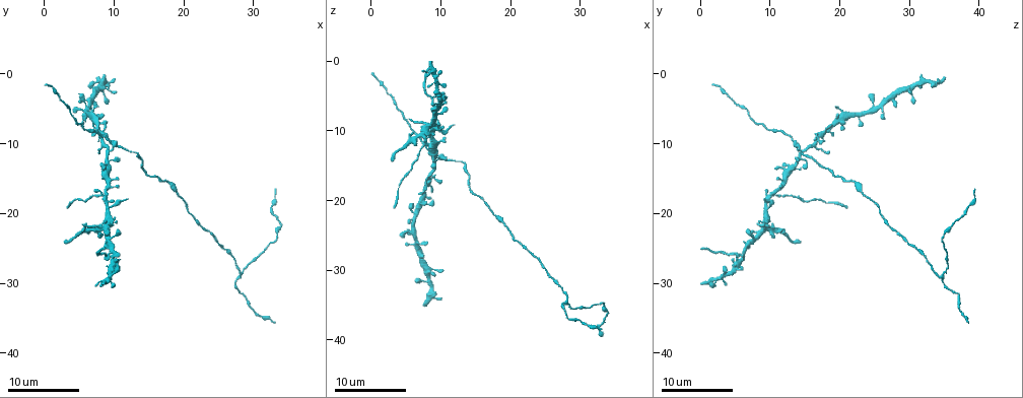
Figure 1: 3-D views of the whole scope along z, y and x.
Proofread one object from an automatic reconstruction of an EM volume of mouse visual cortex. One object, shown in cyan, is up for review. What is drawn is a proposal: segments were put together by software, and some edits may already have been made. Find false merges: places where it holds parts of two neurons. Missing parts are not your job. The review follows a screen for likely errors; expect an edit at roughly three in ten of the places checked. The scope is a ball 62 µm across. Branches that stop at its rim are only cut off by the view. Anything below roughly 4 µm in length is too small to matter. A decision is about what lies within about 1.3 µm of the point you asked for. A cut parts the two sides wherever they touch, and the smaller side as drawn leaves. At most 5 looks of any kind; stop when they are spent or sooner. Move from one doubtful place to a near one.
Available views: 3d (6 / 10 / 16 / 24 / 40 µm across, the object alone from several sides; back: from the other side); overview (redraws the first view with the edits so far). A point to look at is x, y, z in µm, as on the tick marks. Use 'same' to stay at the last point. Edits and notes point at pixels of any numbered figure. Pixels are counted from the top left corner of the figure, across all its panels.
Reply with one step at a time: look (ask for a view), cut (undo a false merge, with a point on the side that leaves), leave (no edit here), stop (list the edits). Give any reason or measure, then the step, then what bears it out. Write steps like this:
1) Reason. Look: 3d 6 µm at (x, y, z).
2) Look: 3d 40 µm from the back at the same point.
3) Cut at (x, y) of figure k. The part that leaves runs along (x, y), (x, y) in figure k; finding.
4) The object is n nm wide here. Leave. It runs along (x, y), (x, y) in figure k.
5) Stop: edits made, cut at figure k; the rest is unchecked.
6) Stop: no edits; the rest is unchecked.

Look: 3d 6 µm at (8.5, 26.5, 6.0).

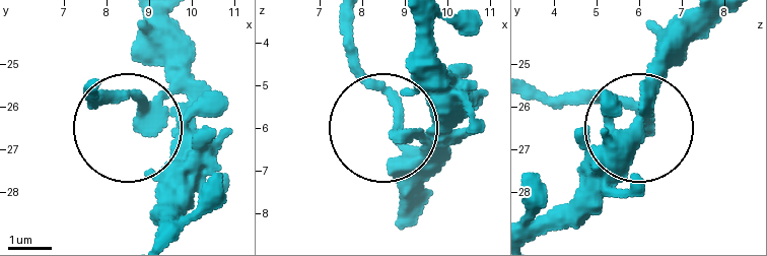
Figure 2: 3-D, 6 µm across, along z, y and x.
The object is 290 nm wide here. Cut at (100, 103) of figure 2. The part that leaves runs along (141, 111), (97, 97) in figure 2; a second neuron is stuck on.

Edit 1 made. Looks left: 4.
Three arms meet. Look: 3d 16 µm at (10.0, 10.5, 13.5).

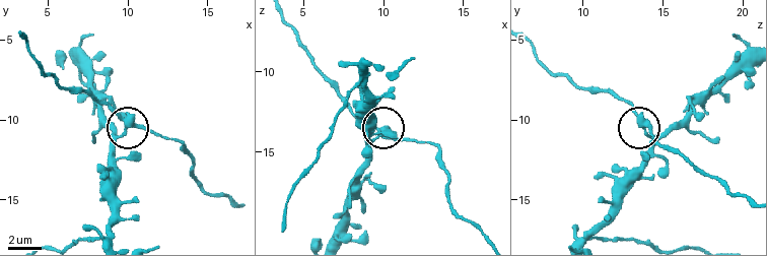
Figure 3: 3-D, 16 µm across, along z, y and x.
The object is 310 nm wide here. Leave. It runs along (750, 201), (733, 196), (653, 140), (629, 101) in figure 3; continuous, no second neuron.

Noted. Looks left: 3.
Thick turns thin. Look: 3d 10 µm at (33.0, 23.5, 35.0).

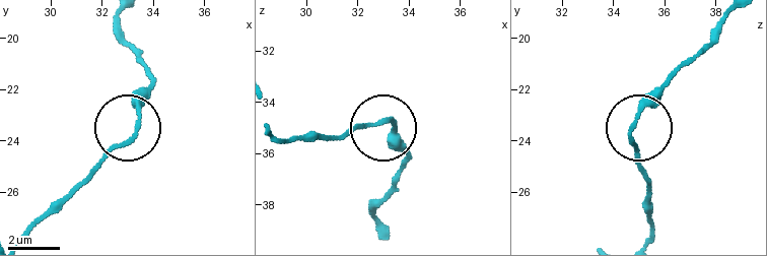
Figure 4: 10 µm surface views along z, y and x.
Look: 3d 6 µm at (33.4, 23.4, 34.9).

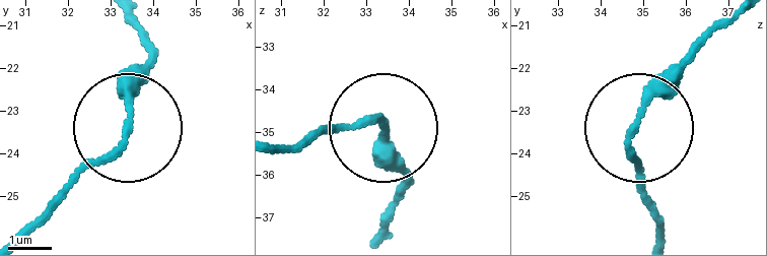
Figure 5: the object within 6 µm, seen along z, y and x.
Leave. It runs along (18, 233), (117, 145), (149, 40) in figure 5; one neuron here.

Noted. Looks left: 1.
Stop: edits made, cut at figure 2; the rest is unchecked.

